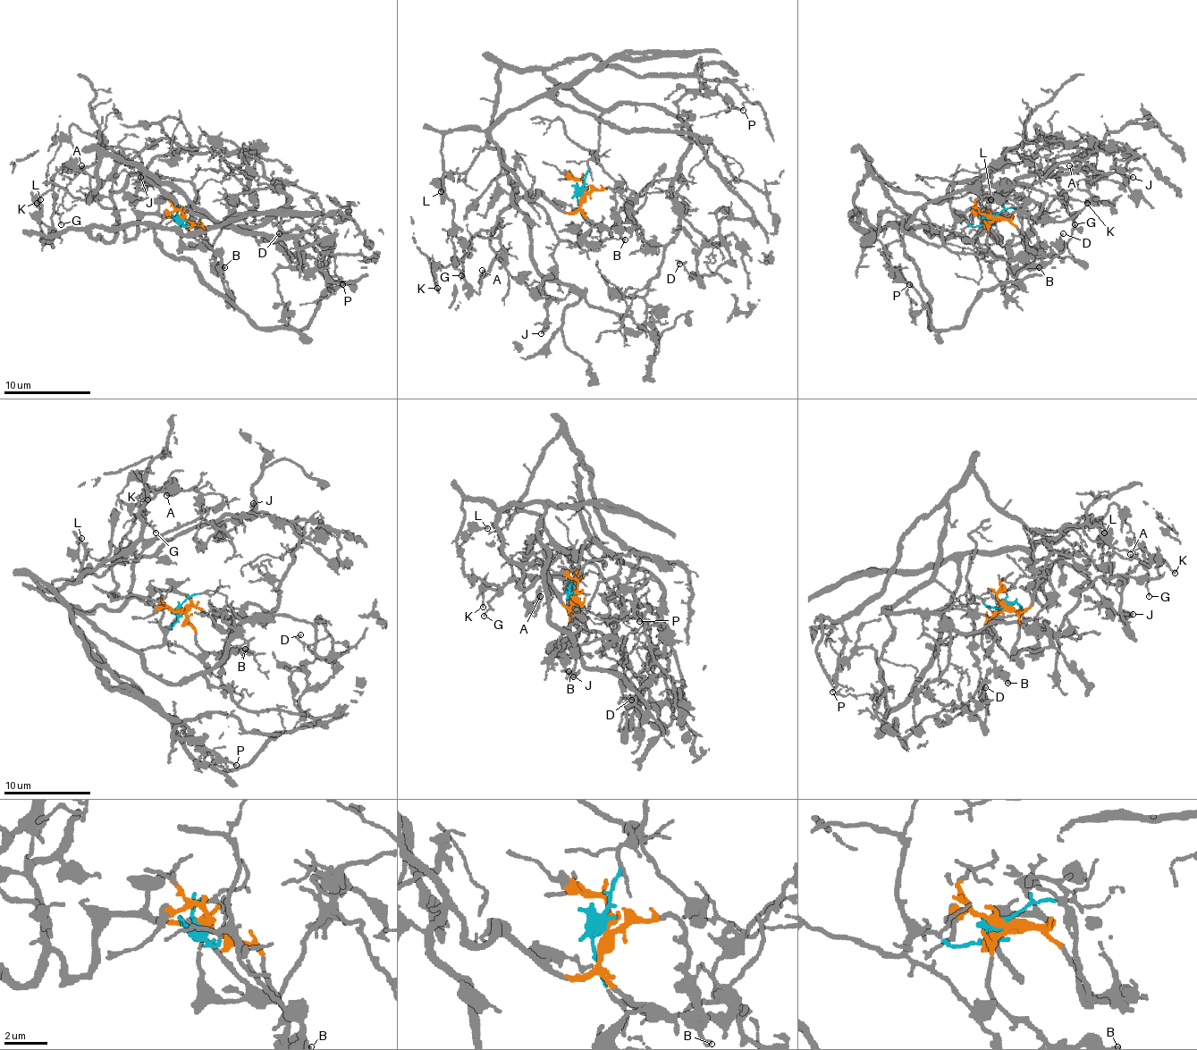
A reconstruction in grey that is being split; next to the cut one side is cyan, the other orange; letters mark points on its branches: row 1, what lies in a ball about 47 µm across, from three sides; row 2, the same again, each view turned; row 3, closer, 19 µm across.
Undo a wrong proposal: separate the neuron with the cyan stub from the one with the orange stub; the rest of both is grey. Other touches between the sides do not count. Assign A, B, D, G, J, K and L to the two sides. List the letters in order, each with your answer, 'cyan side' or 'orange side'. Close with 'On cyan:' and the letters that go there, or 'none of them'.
A: orange side
B: orange side
D: orange side
G: orange side
J: orange side
K: orange side
L: orange side
On cyan: none of them

